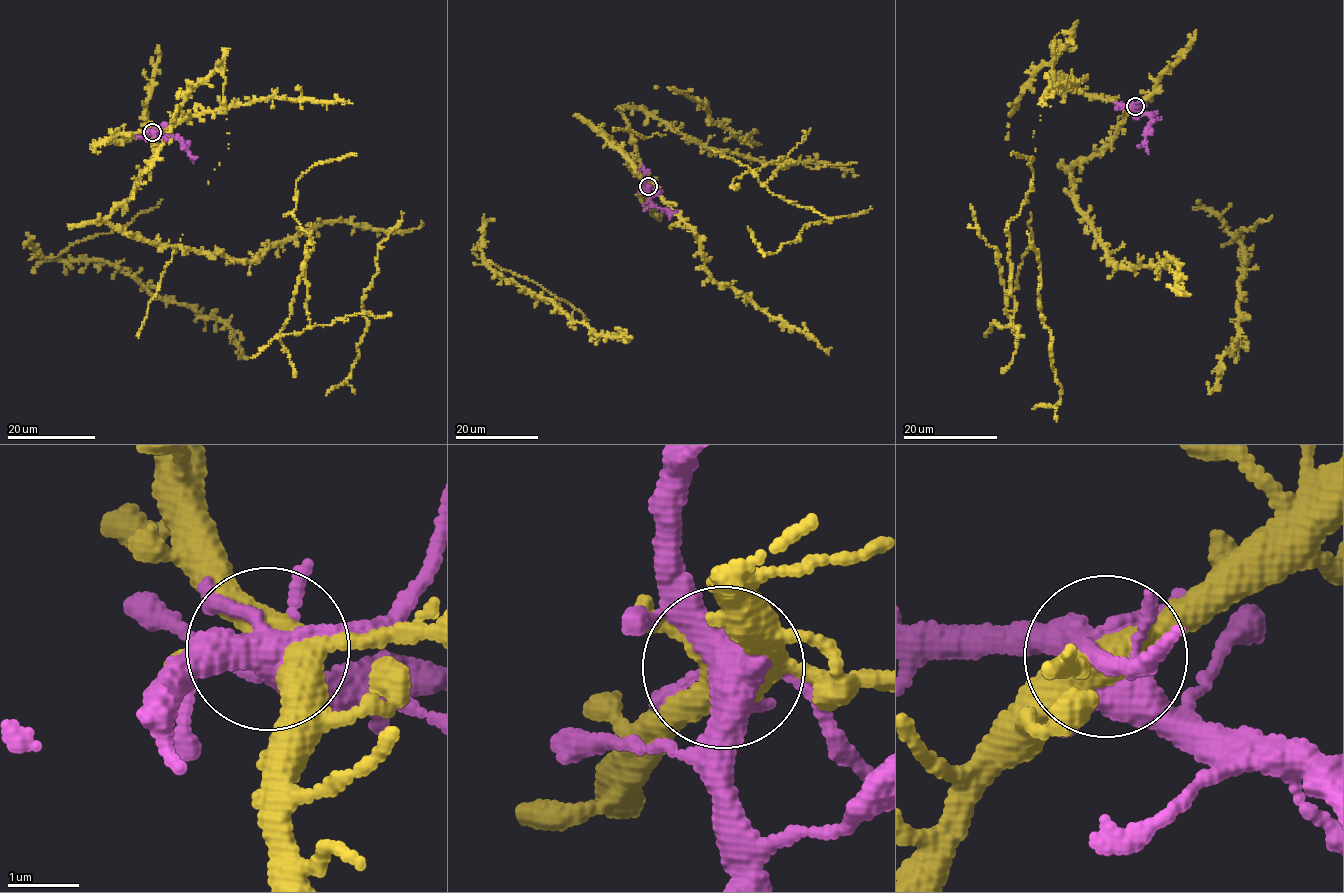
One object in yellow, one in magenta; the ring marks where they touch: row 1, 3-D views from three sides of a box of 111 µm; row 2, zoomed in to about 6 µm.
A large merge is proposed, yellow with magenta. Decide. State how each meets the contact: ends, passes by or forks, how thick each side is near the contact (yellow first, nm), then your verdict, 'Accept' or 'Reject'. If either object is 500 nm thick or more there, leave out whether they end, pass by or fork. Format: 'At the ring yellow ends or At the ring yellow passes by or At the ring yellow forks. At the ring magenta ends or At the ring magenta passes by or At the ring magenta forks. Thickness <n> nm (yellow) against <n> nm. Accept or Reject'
At the ring yellow forks. At the ring magenta forks. Thickness 380 nm (yellow) against 440 nm. Accept

